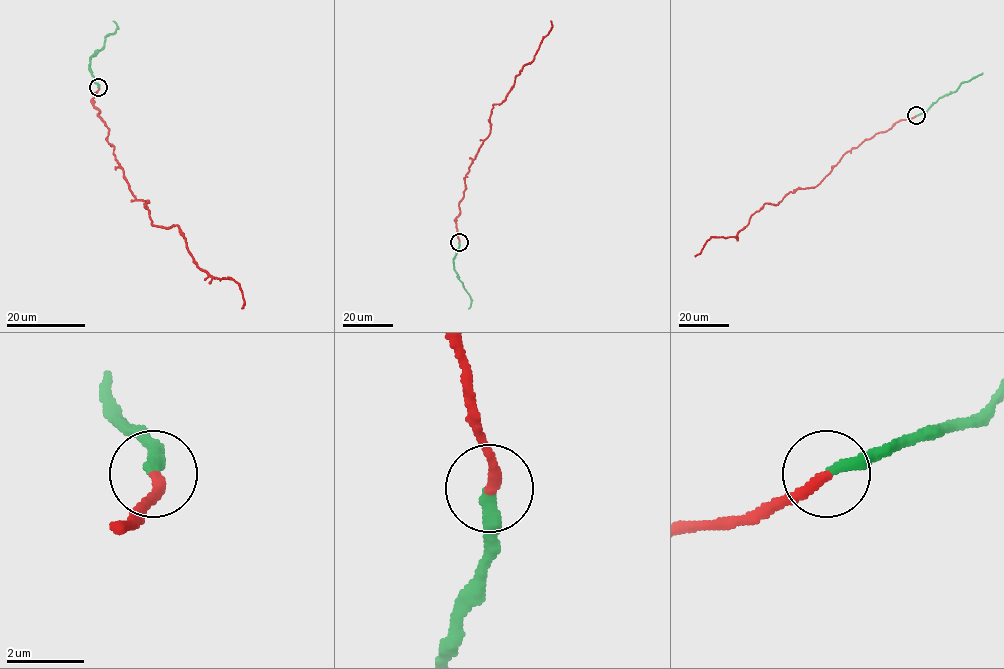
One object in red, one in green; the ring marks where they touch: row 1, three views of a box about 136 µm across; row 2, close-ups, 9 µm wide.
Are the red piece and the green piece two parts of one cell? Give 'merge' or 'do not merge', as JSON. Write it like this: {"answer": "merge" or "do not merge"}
{"answer": "do not merge"}

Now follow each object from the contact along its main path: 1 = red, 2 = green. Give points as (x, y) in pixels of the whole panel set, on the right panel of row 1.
1: (916, 115), (866, 139), (815, 187), (789, 192), (777, 204), (766, 203), (734, 237), (711, 237), (694, 256)
2: (916, 115), (953, 93), (962, 83), (982, 73)

